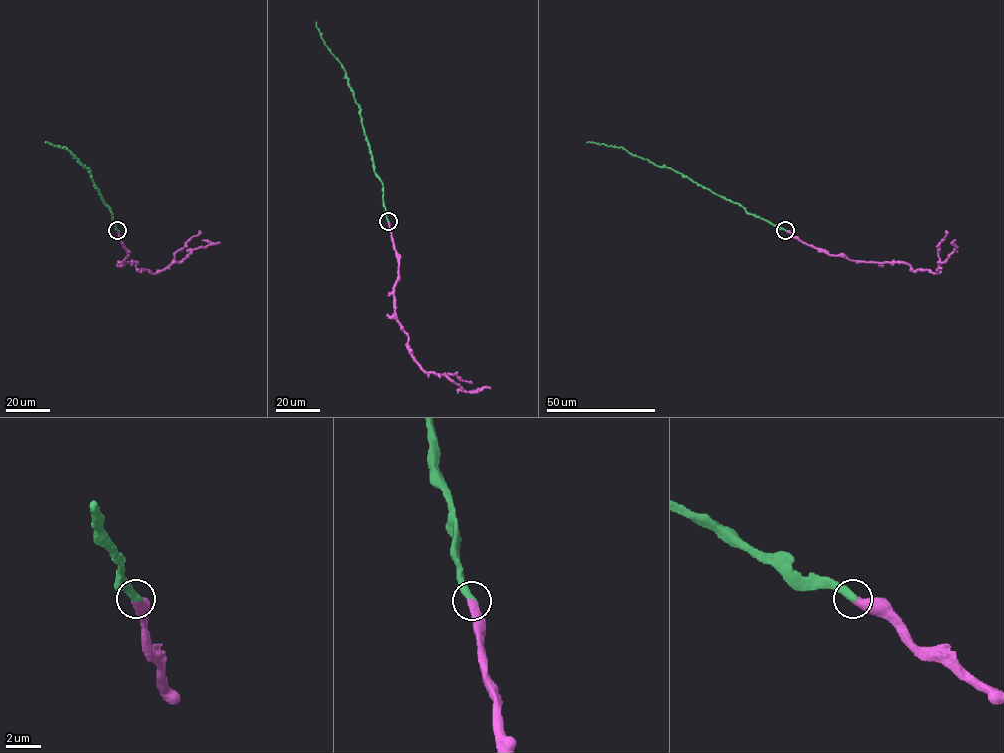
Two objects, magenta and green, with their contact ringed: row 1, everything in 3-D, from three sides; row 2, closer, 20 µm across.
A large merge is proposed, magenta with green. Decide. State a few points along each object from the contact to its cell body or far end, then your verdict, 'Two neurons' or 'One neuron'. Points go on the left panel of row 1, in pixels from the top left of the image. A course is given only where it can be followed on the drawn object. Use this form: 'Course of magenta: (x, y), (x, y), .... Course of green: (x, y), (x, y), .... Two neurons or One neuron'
Course of magenta: (118, 231), (127, 249), (124, 262), (137, 262), (138, 270), (153, 273), (210, 243), (201, 240). Course of green: (118, 231), (111, 210), (94, 185), (90, 170), (64, 147), (45, 142). One neuron

